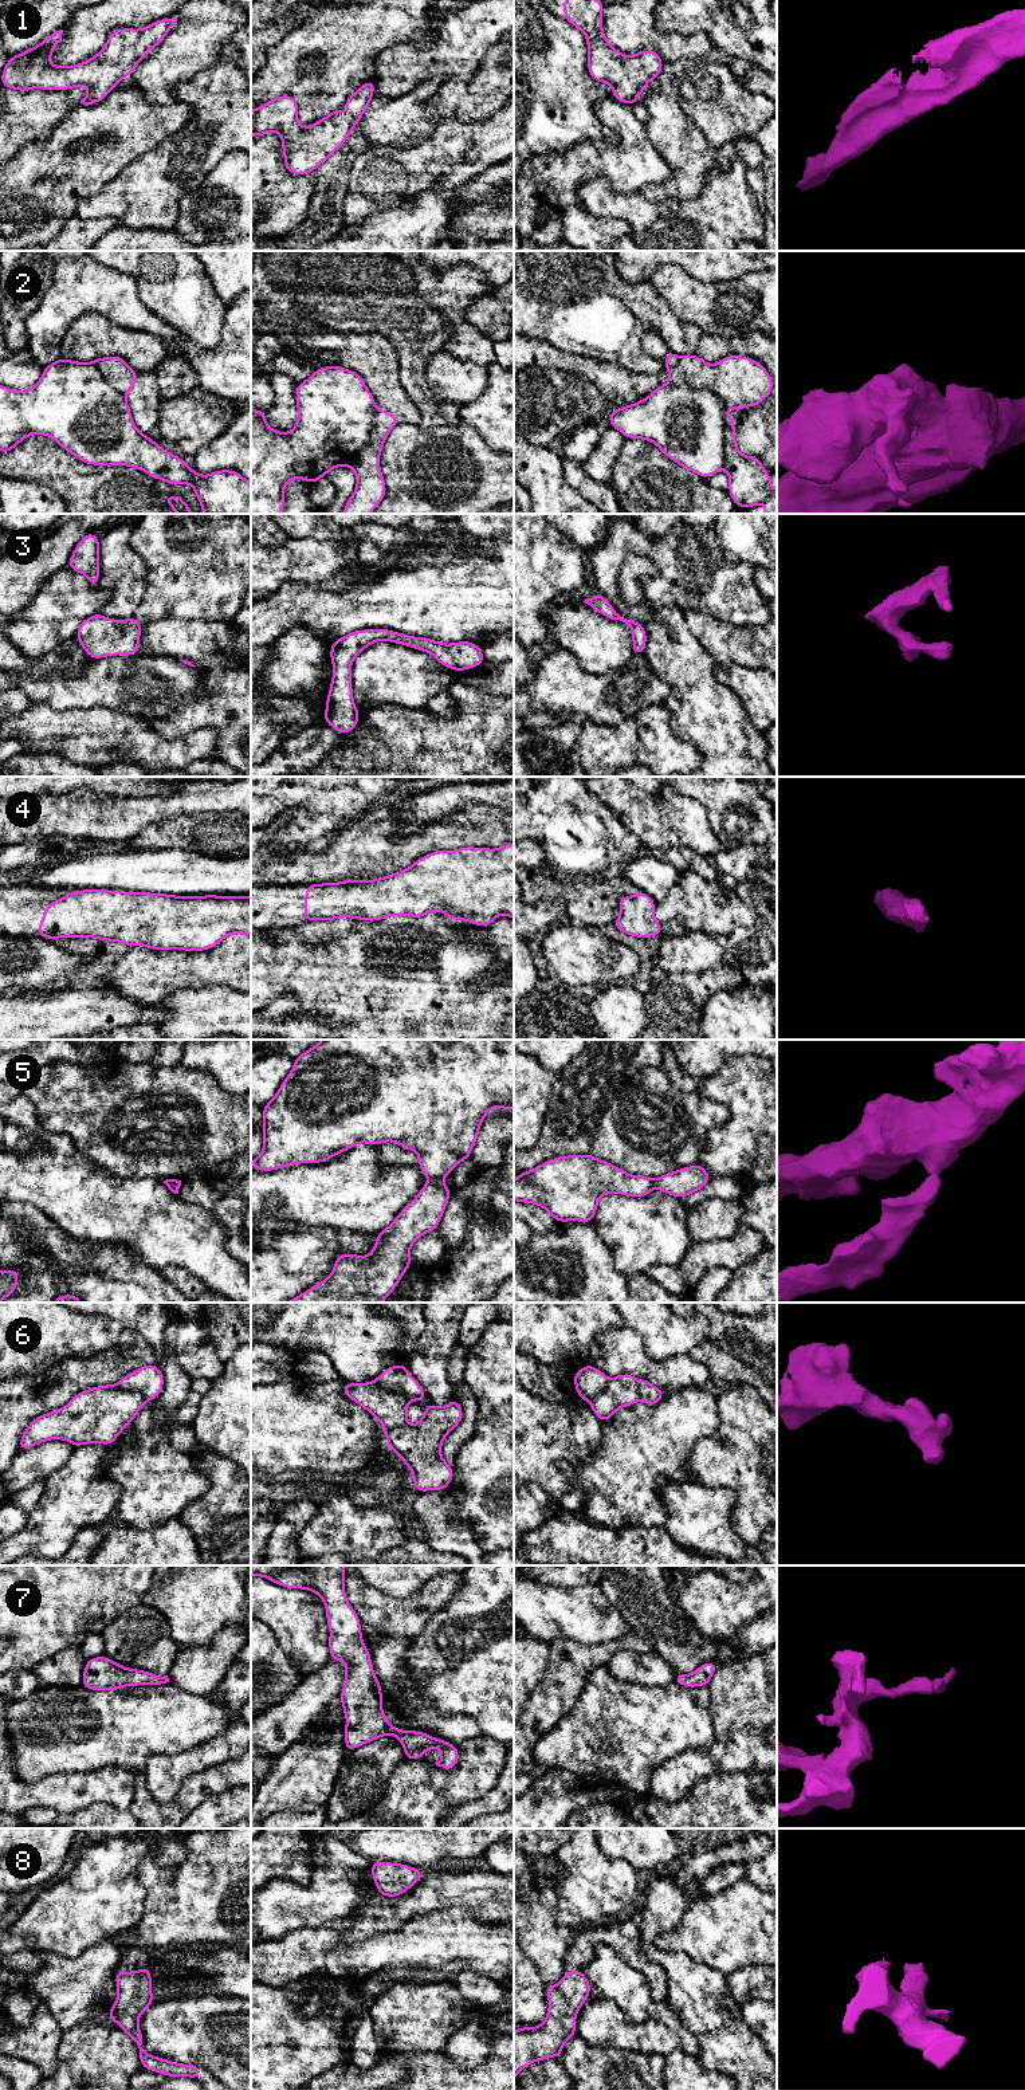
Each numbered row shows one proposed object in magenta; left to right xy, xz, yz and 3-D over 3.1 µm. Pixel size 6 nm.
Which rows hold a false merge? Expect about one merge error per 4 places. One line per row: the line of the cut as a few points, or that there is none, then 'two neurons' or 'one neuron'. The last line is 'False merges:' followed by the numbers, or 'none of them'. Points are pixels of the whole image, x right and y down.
1: cut none; one neuron
2: cut yz (668, 382), (706, 388), (726, 408); two neurons
3: cut none; one neuron
4: cut none; one neuron
5: cut xz (442, 1177), (429, 1179); two neurons
6: cut none; one neuron
7: cut none; one neuron
8: cut none; one neuron
False merges: 2, 5

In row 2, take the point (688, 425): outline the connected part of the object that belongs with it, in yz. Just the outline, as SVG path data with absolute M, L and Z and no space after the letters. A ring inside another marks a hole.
M667 382L657 386L644 400L614 408L608 420L609 425L618 429L625 439L655 443L668 459L704 479L723 468L726 406L715 393L707 389Z

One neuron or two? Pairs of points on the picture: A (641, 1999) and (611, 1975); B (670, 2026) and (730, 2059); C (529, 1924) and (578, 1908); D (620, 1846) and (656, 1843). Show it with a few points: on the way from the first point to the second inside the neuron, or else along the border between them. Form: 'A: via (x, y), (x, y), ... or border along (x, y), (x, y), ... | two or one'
A: via (633, 1996), (619, 1982) | one
B: border along (678, 2015), (696, 2039), (699, 2047), (698, 2057) | two
C: border along (554, 1885), (557, 1922), (572, 1932) | two
D: via (629, 1843), (647, 1843) | one

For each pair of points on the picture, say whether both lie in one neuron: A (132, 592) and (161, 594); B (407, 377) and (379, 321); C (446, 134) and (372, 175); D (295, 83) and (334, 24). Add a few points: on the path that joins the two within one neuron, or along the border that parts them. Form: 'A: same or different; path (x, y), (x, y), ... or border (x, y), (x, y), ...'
A: different; border (146, 562), (146, 588), (133, 613)
B: same; path (407, 362), (407, 346), (393, 333)
C: same; path (427, 153), (424, 156), (391, 156)
D: same; path (295, 67), (298, 57), (318, 40)

